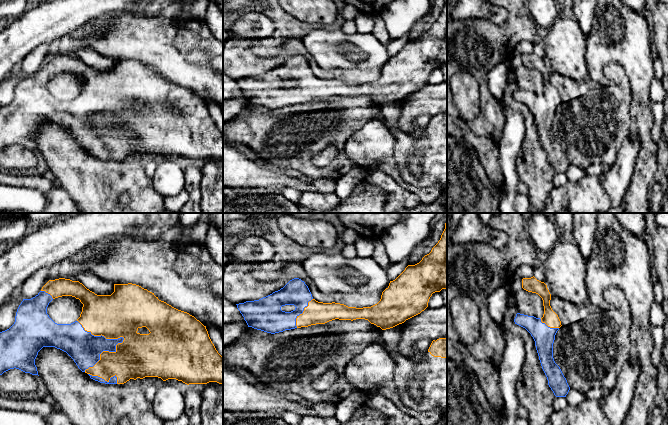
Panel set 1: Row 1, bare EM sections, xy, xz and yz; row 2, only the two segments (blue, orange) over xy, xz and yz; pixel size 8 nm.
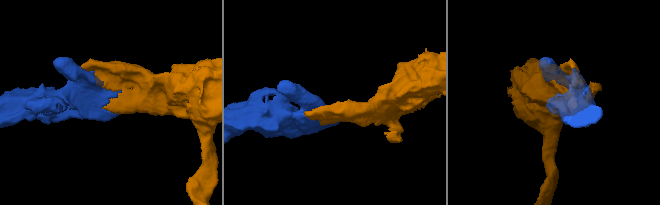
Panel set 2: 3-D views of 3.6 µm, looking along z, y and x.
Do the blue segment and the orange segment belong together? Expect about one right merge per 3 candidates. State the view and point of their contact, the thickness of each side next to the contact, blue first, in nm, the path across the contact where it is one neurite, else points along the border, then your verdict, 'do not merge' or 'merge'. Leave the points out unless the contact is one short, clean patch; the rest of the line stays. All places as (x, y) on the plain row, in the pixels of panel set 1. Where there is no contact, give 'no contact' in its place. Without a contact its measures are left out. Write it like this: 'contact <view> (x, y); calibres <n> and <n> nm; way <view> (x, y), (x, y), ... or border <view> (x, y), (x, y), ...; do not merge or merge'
contact xy (123, 115); calibres 170 and 360 nm; merge

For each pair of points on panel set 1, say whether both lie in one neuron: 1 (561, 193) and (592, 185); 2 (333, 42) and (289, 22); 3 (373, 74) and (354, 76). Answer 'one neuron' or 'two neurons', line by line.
1: one neuron
2: two neurons
3: one neuron

